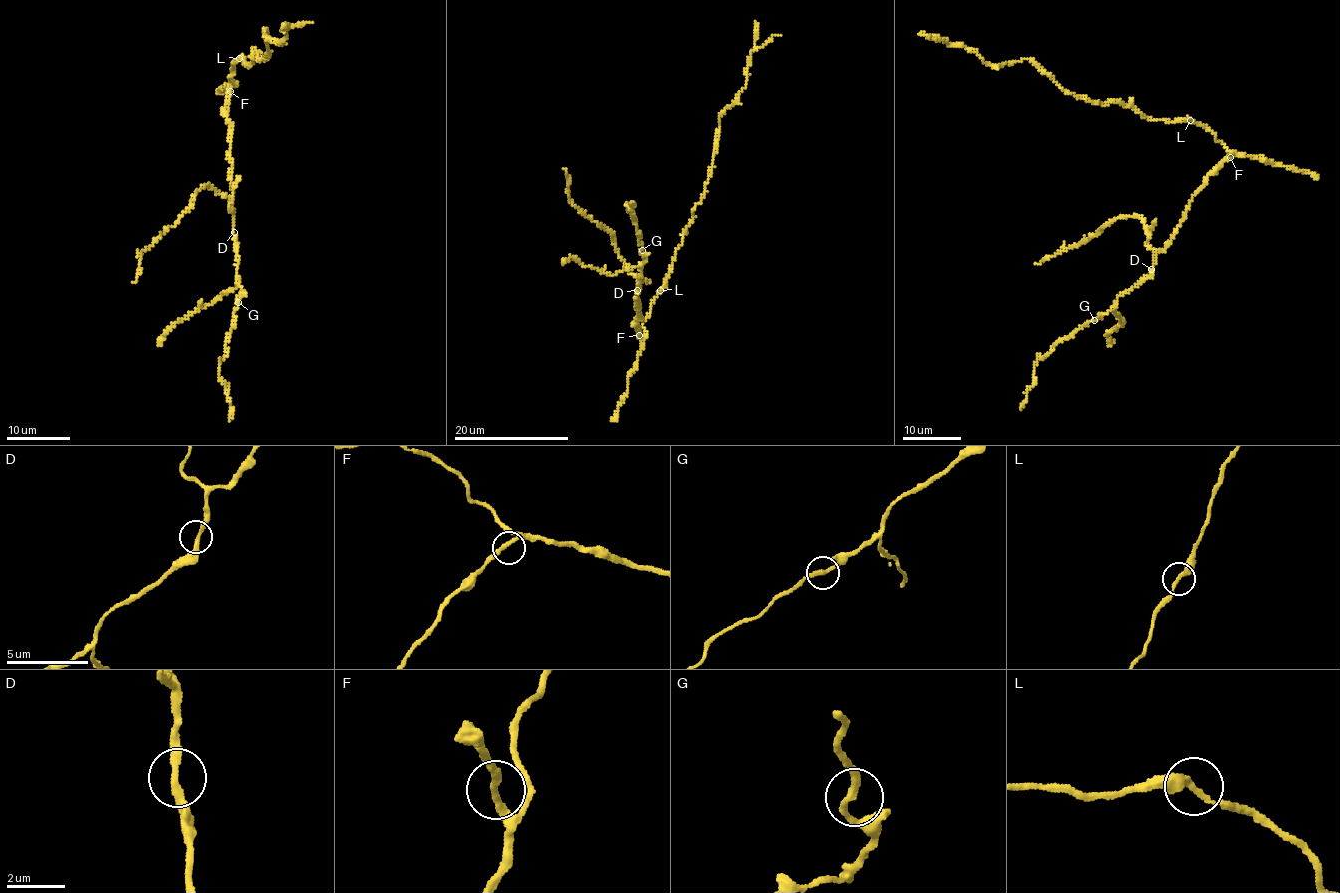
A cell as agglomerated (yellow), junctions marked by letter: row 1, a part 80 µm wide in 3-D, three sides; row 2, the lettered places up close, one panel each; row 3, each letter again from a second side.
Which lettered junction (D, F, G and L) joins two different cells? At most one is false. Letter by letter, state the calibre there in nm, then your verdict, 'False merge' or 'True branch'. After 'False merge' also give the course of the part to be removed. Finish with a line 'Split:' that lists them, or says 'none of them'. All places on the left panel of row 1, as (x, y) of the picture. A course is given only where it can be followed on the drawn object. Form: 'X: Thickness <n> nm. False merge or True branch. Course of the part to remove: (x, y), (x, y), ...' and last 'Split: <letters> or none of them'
D: Thickness 280 nm. True branch
F: Thickness 260 nm. True branch
G: Thickness 240 nm. True branch
L: Thickness 280 nm. True branch
Split: none of them

